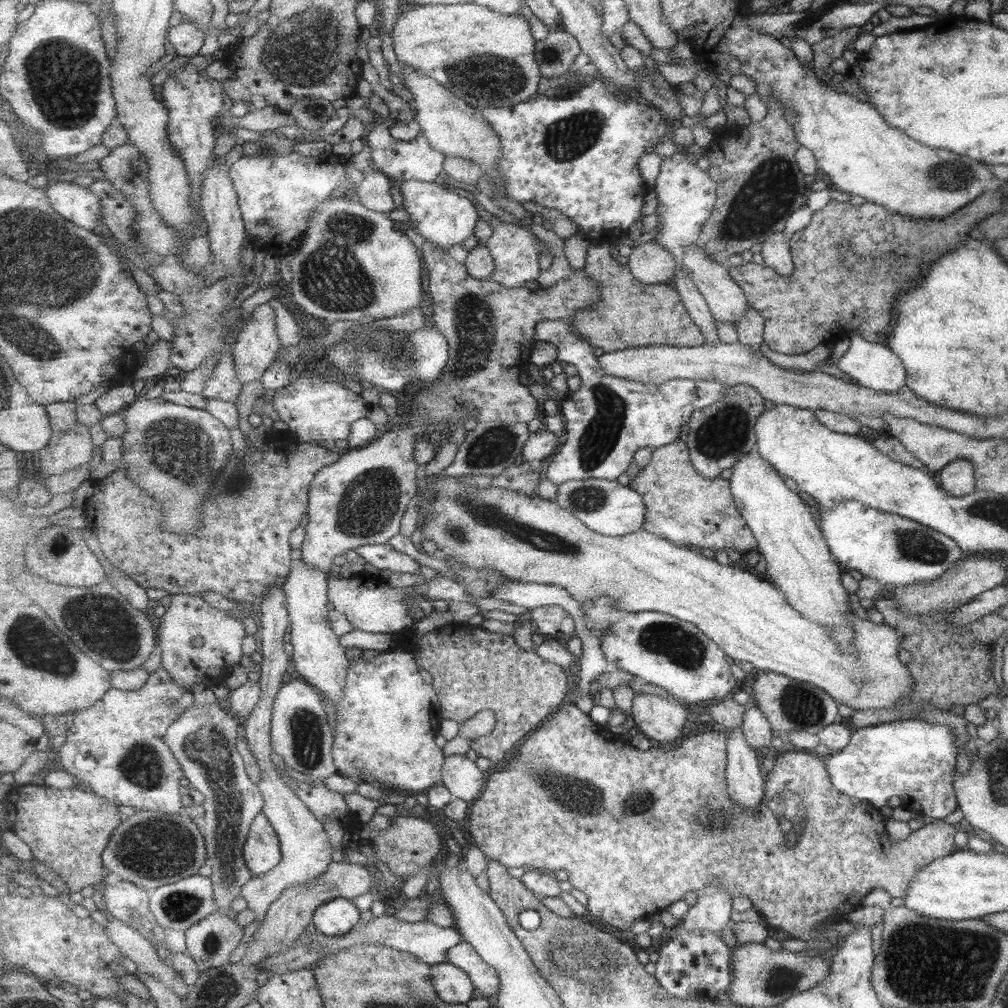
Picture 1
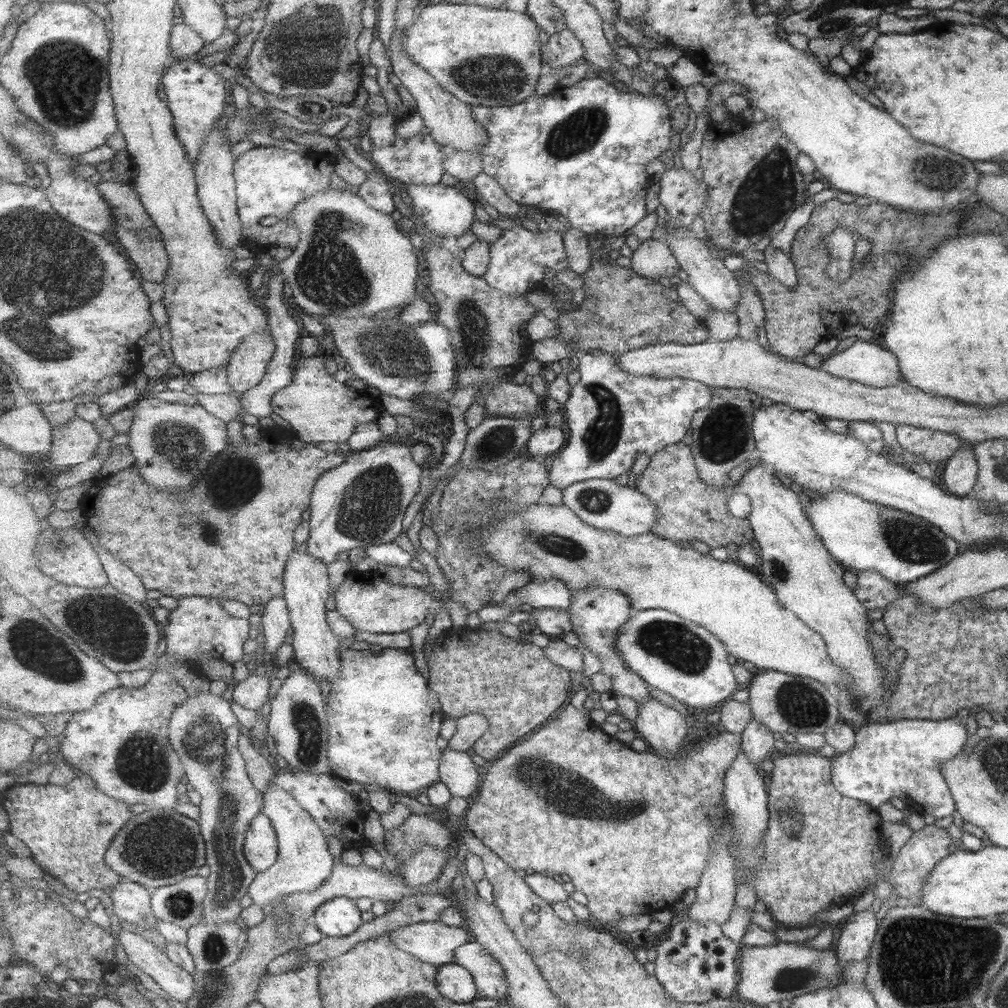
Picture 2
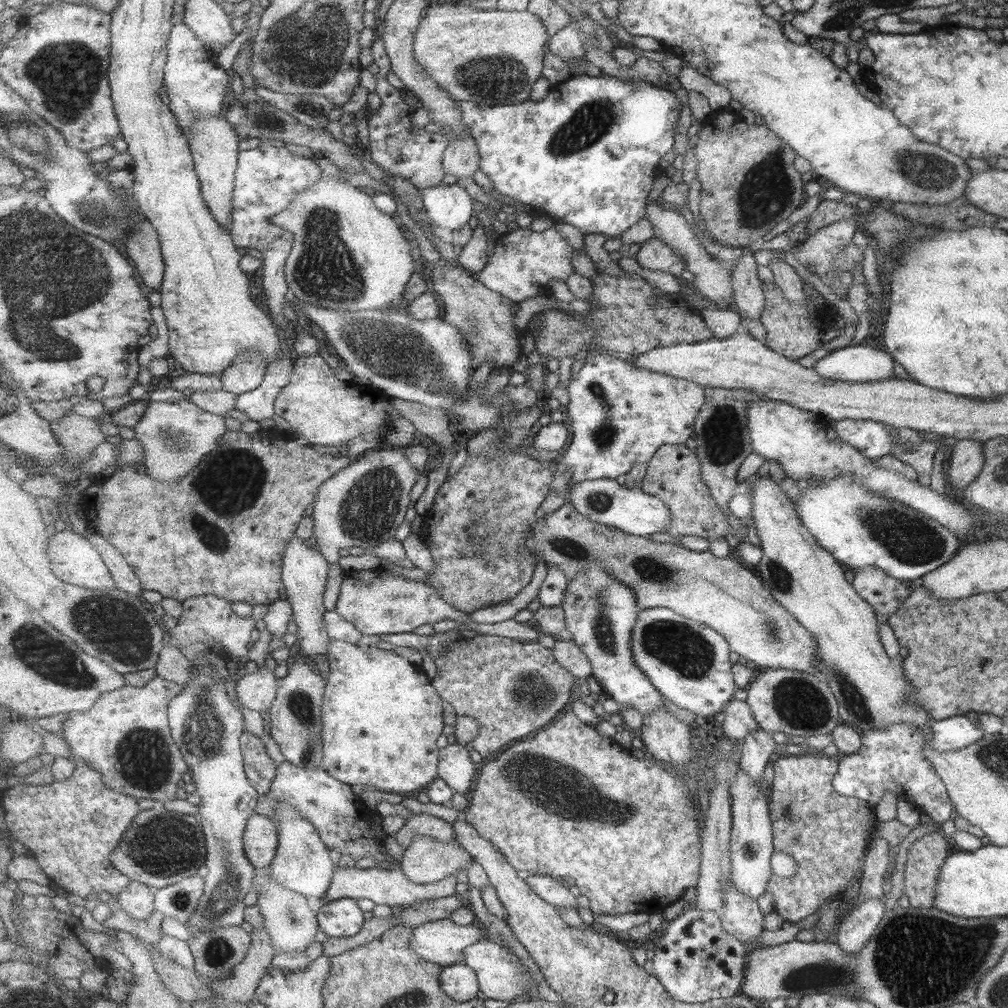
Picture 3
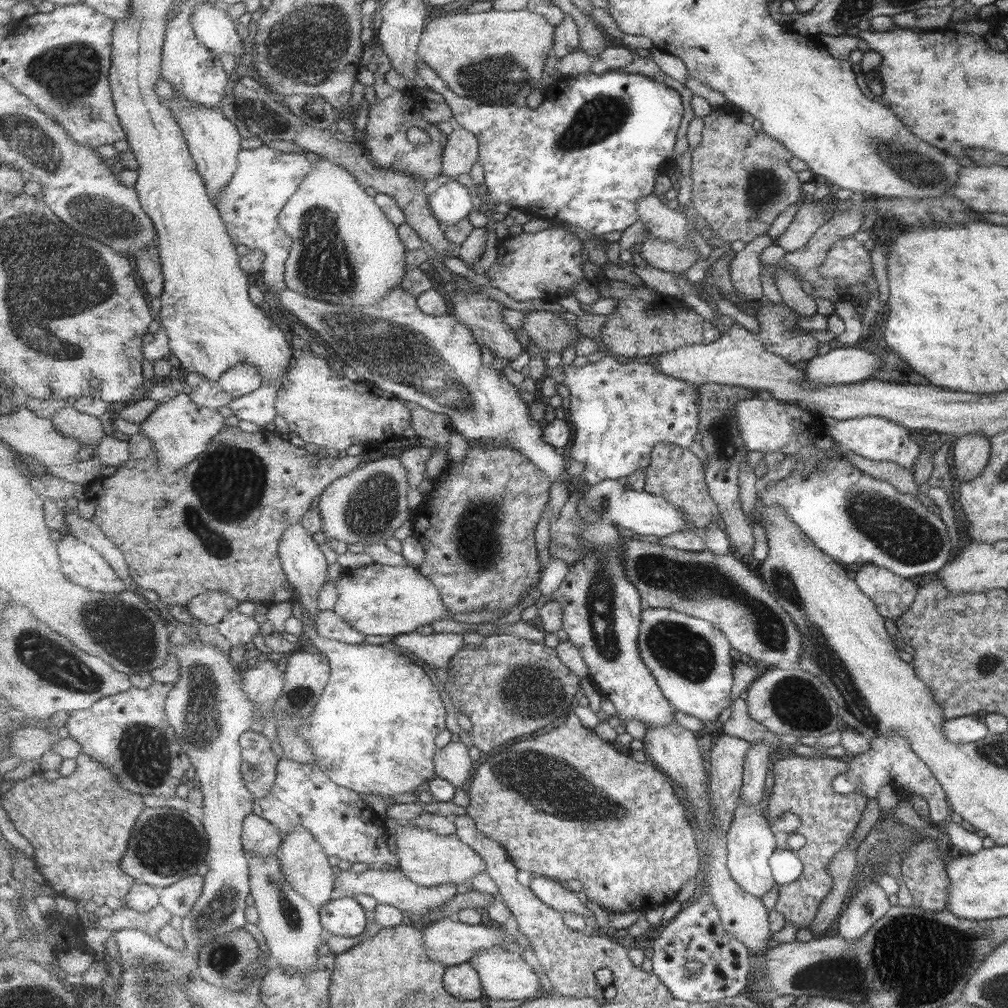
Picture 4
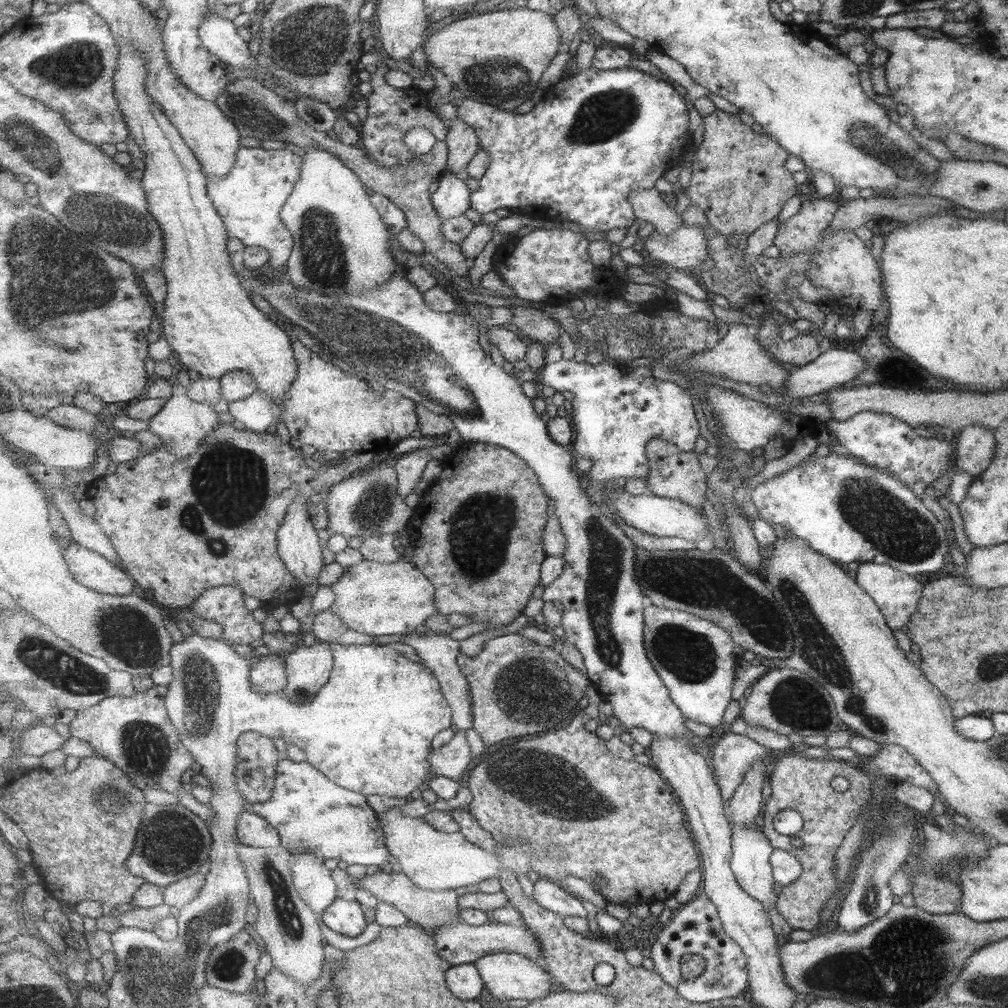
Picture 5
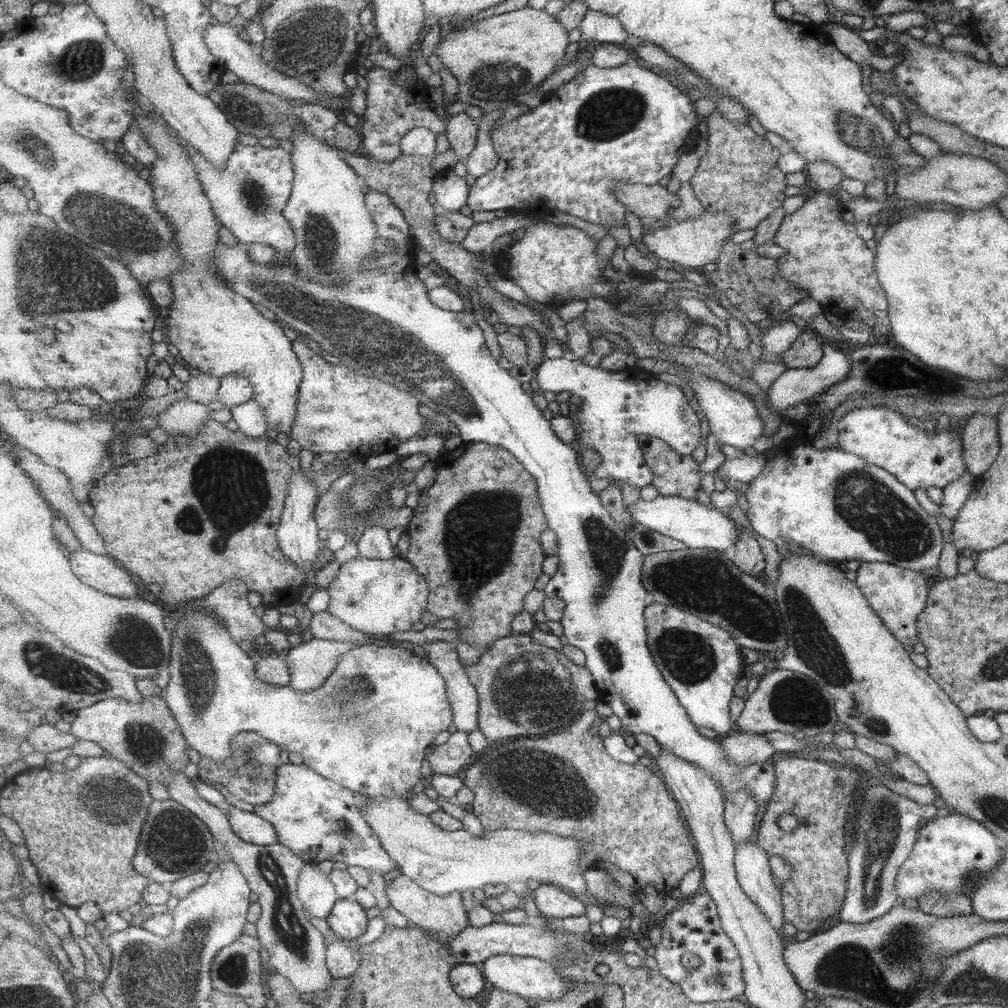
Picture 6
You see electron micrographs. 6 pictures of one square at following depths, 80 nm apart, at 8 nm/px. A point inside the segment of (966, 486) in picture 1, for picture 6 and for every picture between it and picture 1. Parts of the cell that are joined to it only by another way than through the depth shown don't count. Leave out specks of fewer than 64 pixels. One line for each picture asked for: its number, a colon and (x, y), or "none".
2: (959, 471)
3: (966, 459)
4: (971, 452)
5: (975, 445)
6: (980, 439)

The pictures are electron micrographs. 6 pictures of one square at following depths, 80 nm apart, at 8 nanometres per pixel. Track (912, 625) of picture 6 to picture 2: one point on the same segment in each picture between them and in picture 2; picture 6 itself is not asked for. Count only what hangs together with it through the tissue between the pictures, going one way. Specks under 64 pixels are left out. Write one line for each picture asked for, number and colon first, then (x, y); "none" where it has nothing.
2: (873, 591)
3: (884, 593)
4: (891, 594)
5: (897, 595)

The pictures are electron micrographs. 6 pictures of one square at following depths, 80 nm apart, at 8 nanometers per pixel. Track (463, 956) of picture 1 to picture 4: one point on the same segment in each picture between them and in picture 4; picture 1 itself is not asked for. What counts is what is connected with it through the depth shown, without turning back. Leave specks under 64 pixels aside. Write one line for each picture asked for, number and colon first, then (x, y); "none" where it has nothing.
2: (490, 977)
3: (501, 975)
4: (505, 975)

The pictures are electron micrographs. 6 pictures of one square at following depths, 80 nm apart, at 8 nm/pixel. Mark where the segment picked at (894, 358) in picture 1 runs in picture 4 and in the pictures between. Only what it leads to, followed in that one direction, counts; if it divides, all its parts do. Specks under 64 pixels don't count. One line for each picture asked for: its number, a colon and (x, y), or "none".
2: (867, 364)
3: (861, 364)
4: (842, 365)

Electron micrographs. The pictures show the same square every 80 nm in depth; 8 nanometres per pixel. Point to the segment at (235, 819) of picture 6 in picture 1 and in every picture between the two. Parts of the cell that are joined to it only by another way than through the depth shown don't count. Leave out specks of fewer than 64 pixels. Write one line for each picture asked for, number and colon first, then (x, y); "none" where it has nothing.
1: (263, 853)
2: (261, 848)
3: (262, 837)
4: (261, 837)
5: (253, 830)

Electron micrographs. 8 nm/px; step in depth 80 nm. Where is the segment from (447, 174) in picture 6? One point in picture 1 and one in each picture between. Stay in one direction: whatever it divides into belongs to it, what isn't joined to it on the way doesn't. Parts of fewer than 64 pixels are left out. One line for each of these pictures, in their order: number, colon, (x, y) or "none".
1: (444, 218)
2: (446, 210)
3: (448, 206)
4: (451, 203)
5: (452, 198)

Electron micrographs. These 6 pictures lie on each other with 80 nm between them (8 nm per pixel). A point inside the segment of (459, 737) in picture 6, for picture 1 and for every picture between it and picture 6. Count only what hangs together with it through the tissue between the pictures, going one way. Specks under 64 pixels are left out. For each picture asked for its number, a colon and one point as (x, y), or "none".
1: (462, 777)
2: (458, 771)
3: (457, 769)
4: (453, 763)
5: (452, 760)

